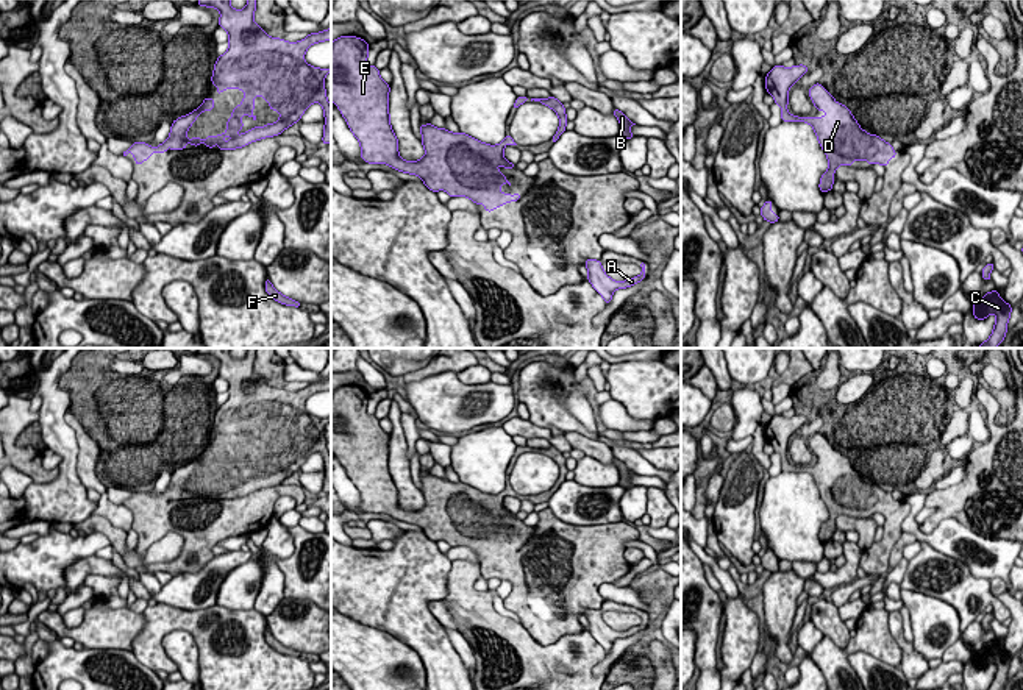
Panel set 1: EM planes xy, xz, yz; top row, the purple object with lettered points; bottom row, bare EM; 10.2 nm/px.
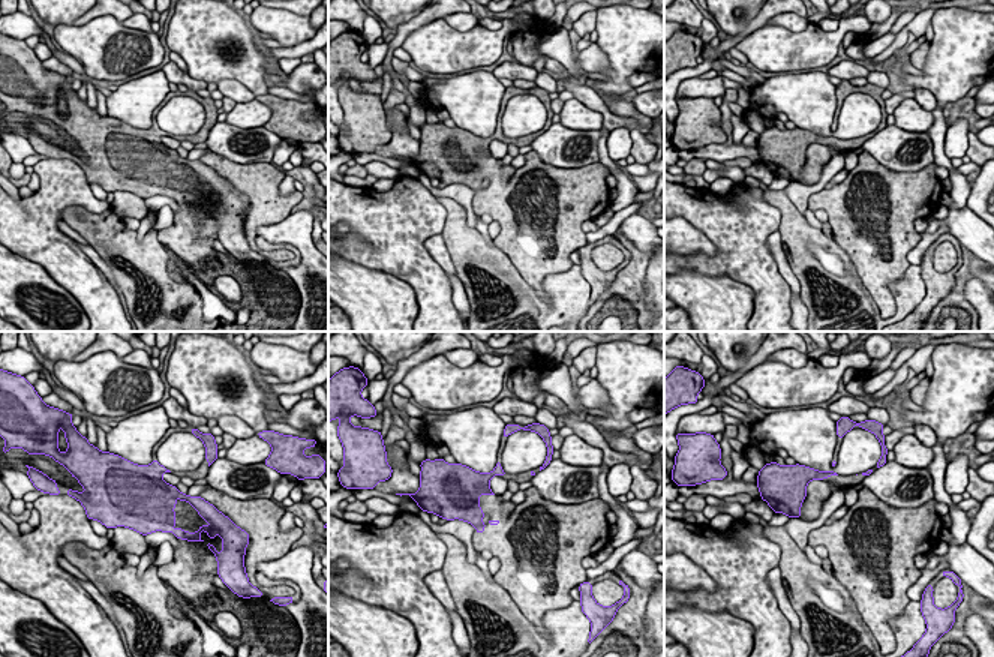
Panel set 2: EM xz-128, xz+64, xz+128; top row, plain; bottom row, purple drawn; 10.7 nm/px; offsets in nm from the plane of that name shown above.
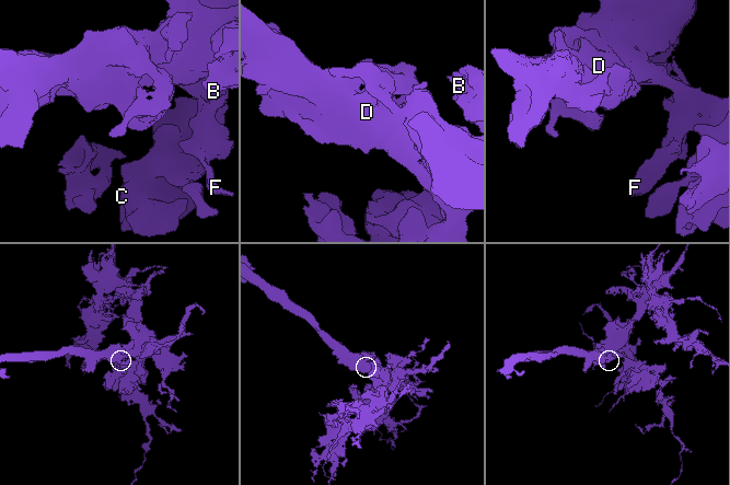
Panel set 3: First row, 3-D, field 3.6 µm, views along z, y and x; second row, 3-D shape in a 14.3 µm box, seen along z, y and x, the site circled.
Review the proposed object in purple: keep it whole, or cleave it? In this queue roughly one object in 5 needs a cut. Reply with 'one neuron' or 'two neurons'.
one neuron

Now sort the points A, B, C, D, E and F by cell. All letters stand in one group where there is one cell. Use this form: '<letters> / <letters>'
A B C D E F

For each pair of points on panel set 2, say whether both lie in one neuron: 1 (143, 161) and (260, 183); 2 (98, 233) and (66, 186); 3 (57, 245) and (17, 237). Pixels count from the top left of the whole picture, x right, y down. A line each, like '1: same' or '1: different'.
1: same
2: different
3: same

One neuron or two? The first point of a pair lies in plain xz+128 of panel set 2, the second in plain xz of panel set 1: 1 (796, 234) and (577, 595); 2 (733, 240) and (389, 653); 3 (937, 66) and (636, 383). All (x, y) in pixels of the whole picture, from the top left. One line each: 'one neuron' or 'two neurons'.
1: two neurons
2: two neurons
3: one neuron

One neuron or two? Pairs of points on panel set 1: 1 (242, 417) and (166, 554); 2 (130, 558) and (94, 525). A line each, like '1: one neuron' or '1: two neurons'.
1: two neurons
2: one neuron

